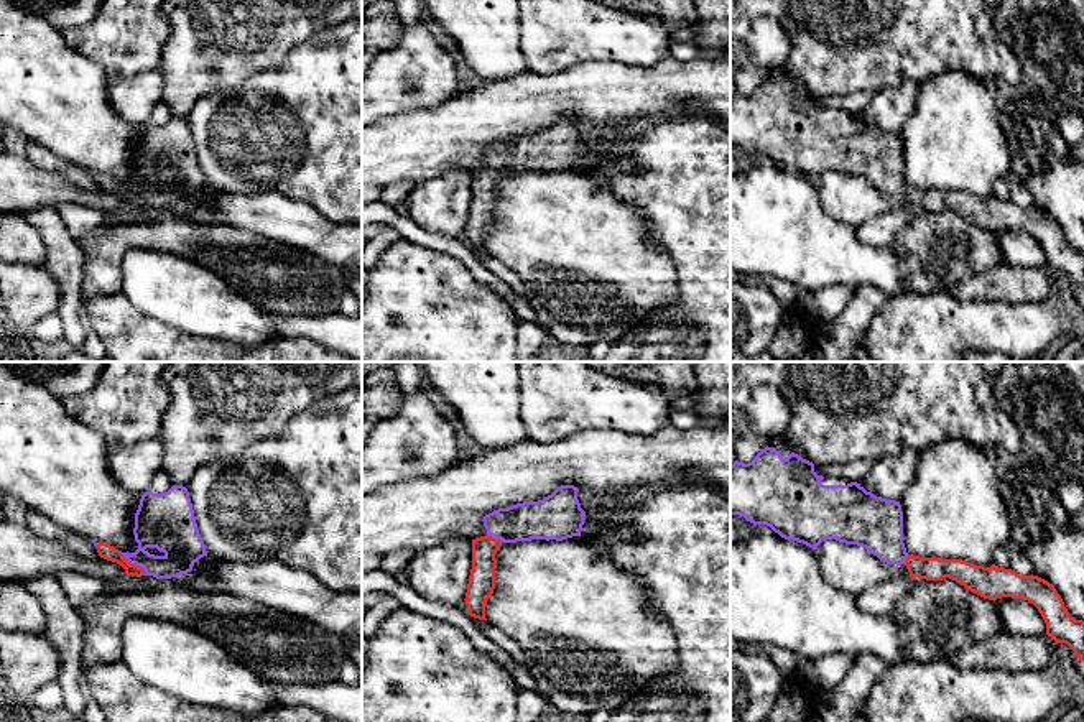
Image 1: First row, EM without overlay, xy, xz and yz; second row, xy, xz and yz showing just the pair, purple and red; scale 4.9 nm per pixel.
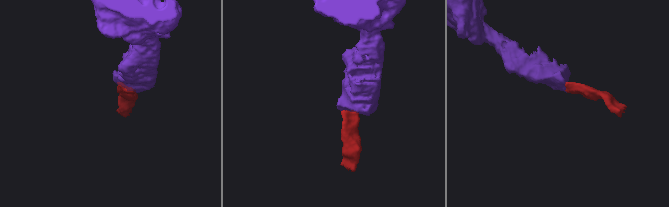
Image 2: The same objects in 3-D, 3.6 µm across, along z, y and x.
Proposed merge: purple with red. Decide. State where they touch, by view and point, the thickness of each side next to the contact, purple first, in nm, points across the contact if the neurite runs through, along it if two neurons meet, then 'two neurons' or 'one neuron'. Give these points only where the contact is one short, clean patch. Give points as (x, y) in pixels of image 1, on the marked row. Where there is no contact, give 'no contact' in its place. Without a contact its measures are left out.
xy (135, 563) | 280/70 nm | across xy (165, 522), (142, 545), (135, 563), (104, 550) | one neuron

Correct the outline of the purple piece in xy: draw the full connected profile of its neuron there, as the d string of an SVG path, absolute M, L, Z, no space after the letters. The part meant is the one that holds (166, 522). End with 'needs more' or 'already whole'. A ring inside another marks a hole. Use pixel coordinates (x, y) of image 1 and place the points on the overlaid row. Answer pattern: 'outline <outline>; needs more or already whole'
outline M173 485L164 493L145 492L135 513L135 553L122 553L107 543L94 543L100 558L117 562L127 576L171 579L192 571L207 556L199 535L189 492Z; needs more

